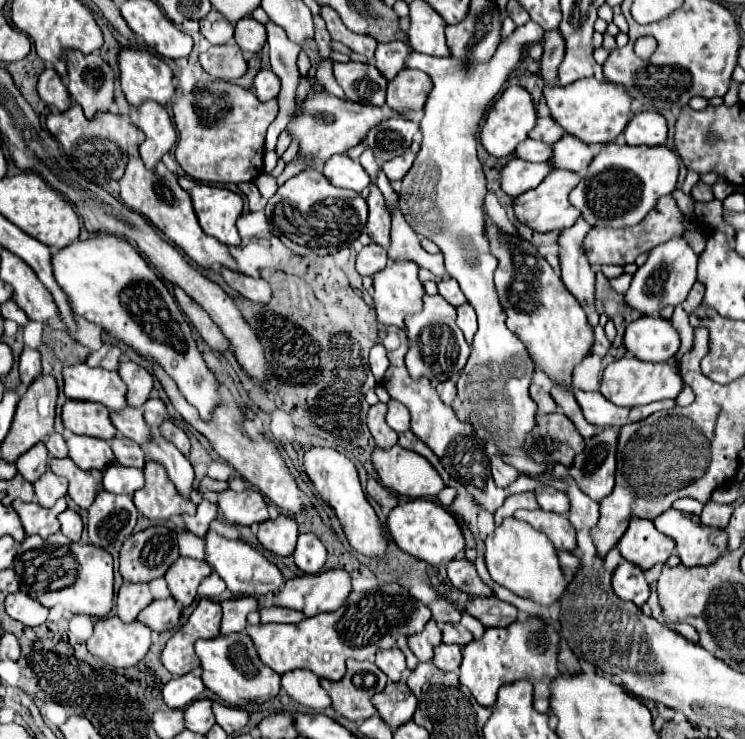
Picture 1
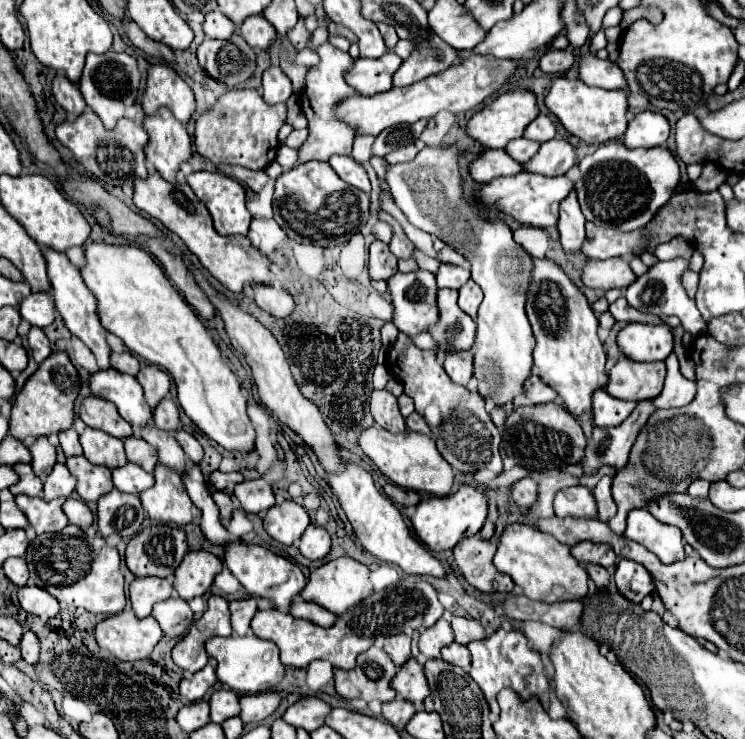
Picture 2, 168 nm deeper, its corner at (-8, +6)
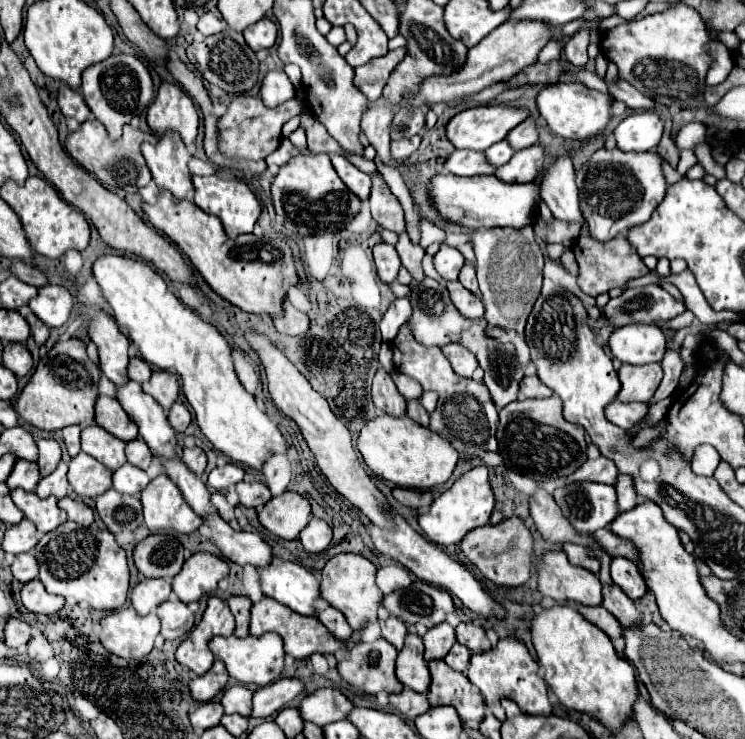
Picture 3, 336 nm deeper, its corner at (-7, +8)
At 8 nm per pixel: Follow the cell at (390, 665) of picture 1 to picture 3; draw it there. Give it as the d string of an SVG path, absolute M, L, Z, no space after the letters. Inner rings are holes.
M388 616L388 618L382 618L382 620L380 620L380 628L382 628L382 638L388 640L396 650L402 650L404 638L406 638L406 634L408 634L406 624L400 622L400 620L394 618L394 616Z

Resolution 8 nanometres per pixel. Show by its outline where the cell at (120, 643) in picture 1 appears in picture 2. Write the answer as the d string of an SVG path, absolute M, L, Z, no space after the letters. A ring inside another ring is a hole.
M125 608L119 614L107 616L95 626L97 644L103 650L109 650L119 660L143 660L147 658L163 632L153 616L139 620L131 608Z

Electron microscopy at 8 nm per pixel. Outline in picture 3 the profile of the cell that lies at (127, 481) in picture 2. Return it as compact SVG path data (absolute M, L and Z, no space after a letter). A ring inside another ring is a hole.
M124 464L114 472L114 490L118 490L120 494L140 494L148 486L148 482L148 474L130 464Z

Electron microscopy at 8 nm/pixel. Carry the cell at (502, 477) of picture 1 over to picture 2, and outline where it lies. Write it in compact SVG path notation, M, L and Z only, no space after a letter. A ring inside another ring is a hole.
M523 478L519 482L513 484L511 488L511 494L513 494L513 500L519 508L531 508L535 502L537 502L537 482L533 478Z

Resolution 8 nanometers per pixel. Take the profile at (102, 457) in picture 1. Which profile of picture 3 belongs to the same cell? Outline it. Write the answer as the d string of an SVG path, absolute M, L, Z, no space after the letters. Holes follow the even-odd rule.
M96 424L82 430L82 452L94 456L112 472L126 464L124 440L118 440L116 436L112 436Z

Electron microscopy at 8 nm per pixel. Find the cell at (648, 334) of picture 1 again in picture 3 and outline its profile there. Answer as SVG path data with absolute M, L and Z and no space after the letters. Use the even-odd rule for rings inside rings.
M630 324L620 326L608 340L614 358L626 364L660 362L666 352L666 336L658 326Z

